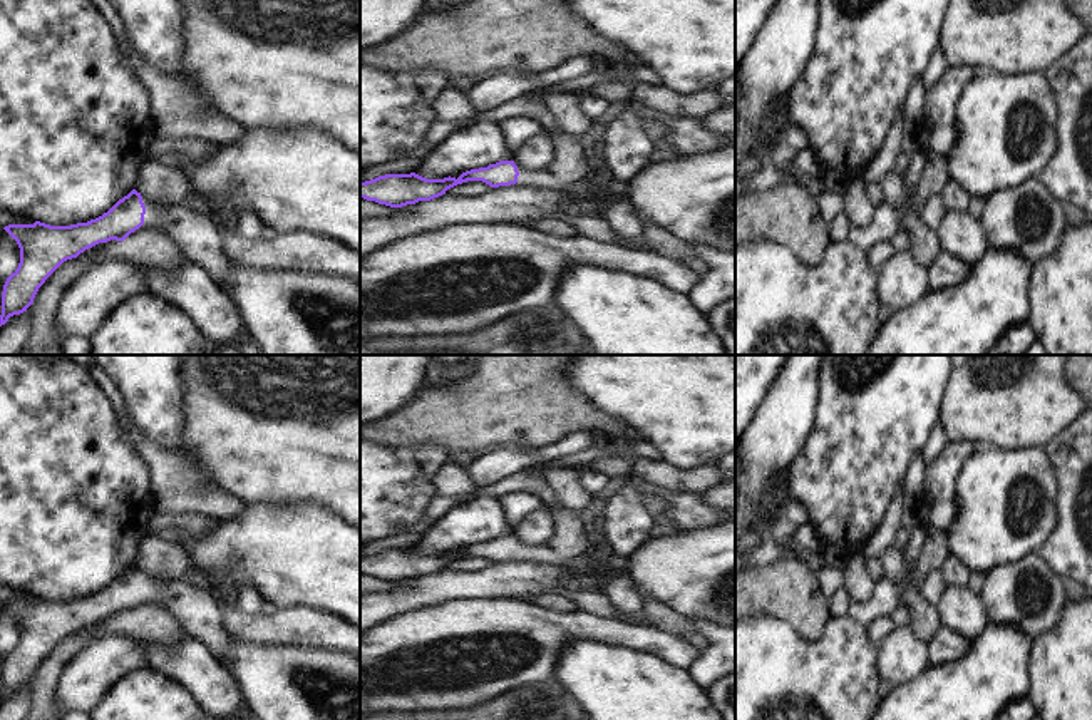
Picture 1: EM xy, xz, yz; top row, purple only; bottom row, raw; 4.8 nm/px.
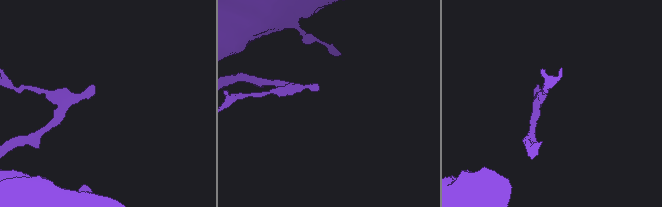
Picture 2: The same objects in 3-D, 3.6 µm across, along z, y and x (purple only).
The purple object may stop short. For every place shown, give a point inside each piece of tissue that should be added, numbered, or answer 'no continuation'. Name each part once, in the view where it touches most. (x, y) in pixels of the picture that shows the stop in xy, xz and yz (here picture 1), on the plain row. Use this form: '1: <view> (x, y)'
1: xy (193, 606)

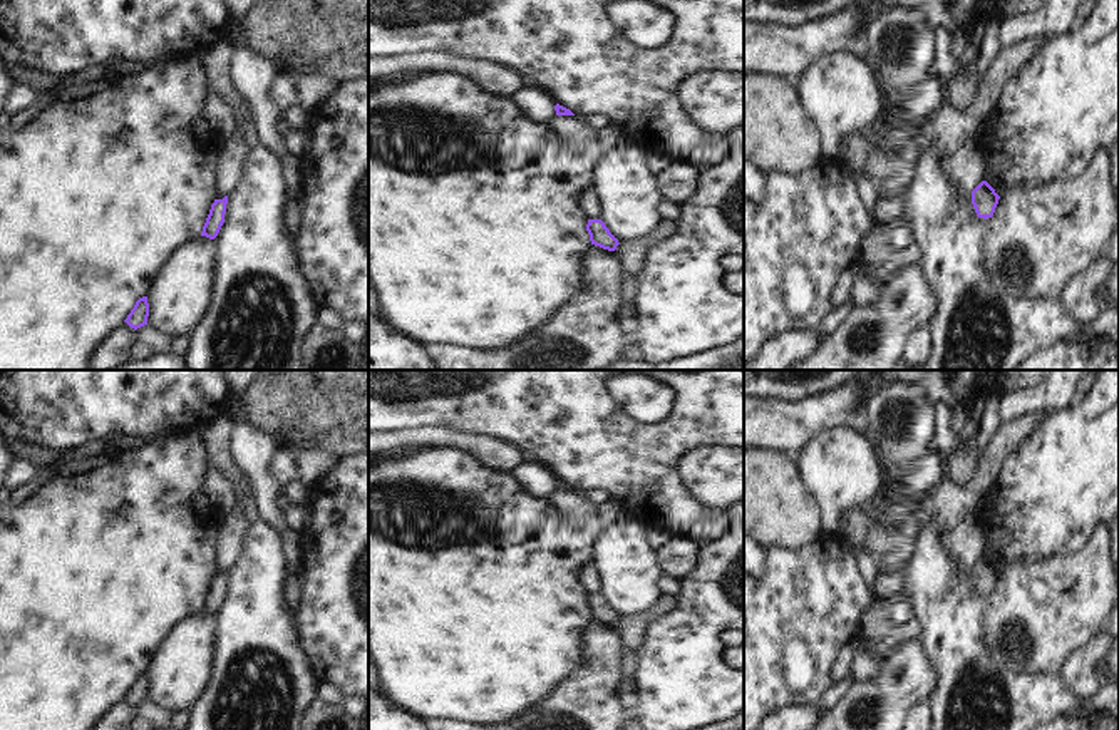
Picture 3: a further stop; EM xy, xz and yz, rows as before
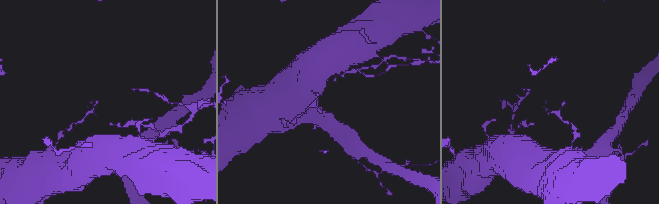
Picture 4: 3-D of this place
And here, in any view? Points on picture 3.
no continuation

